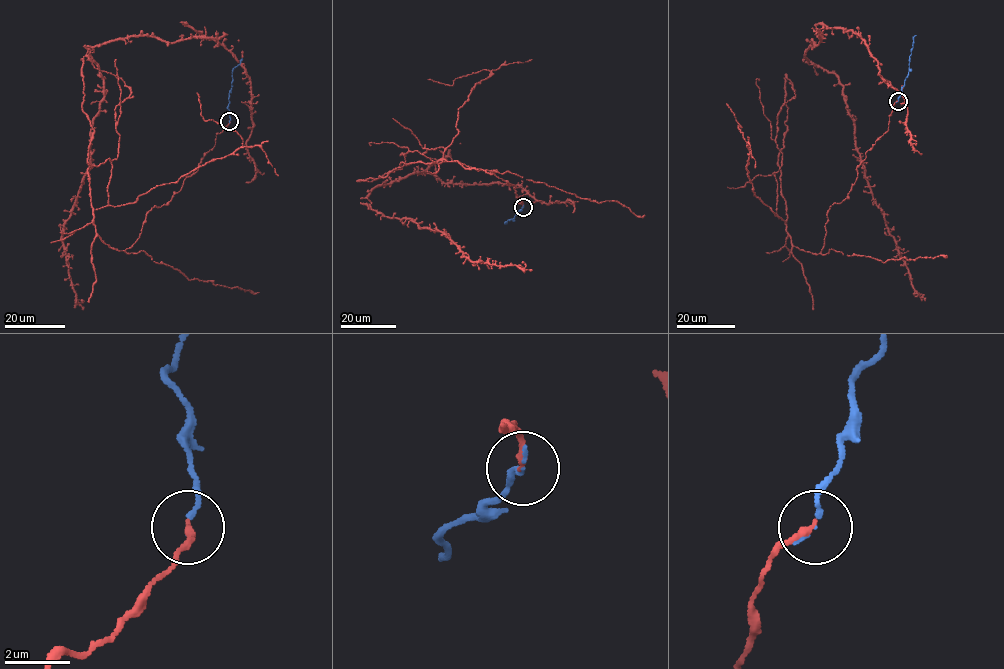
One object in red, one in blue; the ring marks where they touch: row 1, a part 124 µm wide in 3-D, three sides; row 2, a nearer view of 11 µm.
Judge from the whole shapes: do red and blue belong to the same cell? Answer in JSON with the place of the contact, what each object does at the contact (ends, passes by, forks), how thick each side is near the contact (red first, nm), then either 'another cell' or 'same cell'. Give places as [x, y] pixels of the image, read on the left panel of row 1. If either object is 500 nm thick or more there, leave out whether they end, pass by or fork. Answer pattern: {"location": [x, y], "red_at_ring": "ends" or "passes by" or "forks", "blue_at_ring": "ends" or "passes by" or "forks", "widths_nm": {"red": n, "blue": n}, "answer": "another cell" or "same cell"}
{"location": [229, 121], "red_at_ring": "ends", "blue_at_ring": "ends", "widths_nm": {"red": 190, "blue": 140}, "answer": "same cell"}

